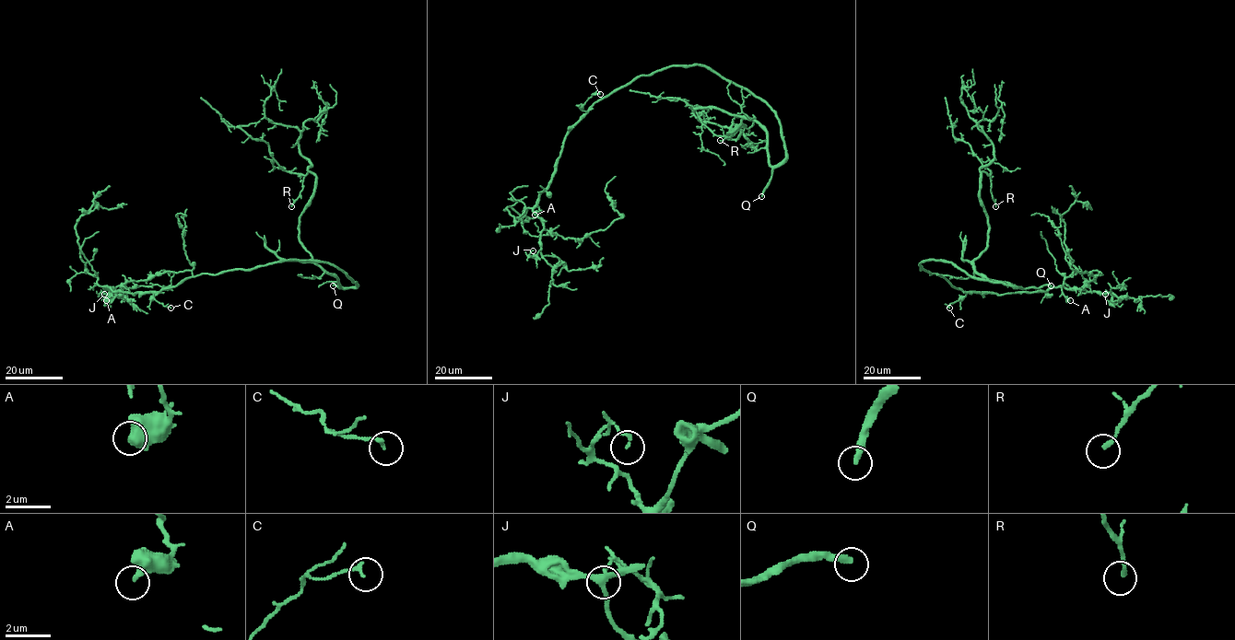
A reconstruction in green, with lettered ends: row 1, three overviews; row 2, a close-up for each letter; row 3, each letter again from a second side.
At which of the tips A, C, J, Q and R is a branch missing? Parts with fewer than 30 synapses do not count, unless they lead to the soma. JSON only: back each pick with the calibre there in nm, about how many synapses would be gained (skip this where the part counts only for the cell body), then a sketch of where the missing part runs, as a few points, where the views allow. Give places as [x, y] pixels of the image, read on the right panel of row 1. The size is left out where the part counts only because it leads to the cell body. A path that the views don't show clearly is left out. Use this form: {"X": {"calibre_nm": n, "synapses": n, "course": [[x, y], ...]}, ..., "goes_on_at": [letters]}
{"Q": {"calibre_nm": 280, "synapses": 120}, "goes_on_at": ["Q"]}

